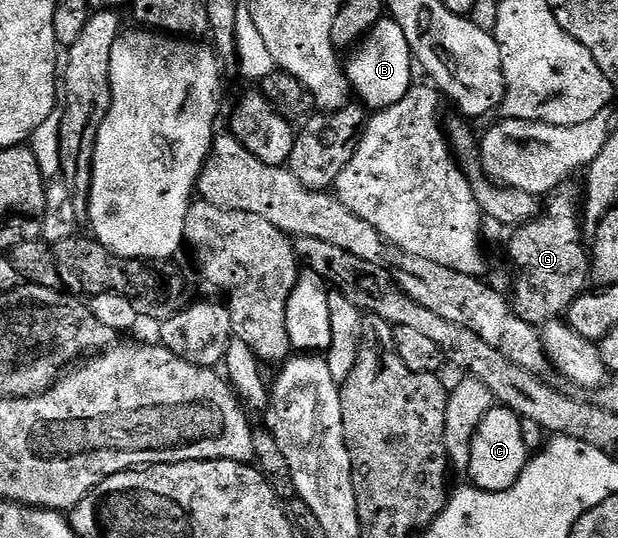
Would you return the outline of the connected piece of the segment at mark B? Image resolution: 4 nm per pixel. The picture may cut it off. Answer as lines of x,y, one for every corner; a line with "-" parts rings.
383,17
370,30
369,35
349,52
349,55
350,60
347,58
344,63
346,79
350,83
351,92
361,106
367,109
391,107
396,105
396,101
400,101
400,97
410,92
415,82
416,67
412,62
410,46
404,35
404,29
397,24
394,18

